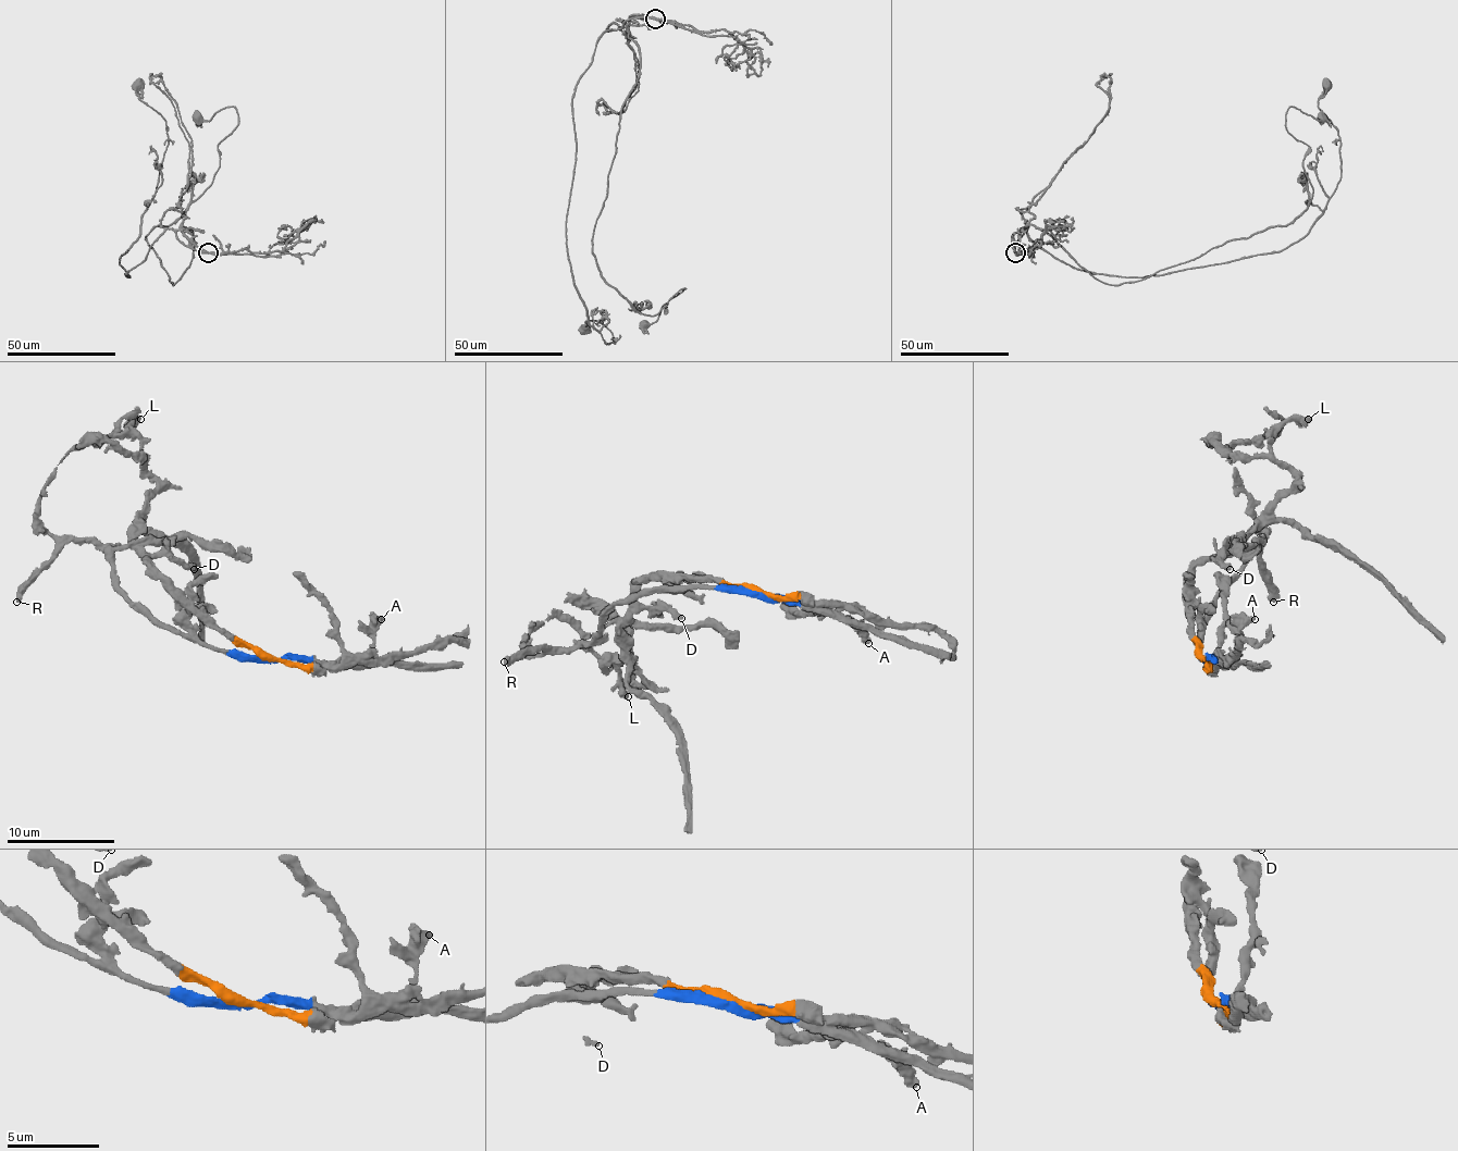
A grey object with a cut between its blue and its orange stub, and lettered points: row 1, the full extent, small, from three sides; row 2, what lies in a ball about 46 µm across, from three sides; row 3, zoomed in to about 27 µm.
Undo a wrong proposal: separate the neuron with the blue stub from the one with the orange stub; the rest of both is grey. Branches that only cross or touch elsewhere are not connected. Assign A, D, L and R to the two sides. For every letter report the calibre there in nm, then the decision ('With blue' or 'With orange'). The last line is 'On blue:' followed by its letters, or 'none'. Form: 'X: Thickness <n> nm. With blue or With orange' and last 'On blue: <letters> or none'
A: Thickness 460 nm. With blue
D: Thickness 440 nm. With orange
L: Thickness 440 nm. With orange
R: Thickness 480 nm. With blue
On blue: A, R

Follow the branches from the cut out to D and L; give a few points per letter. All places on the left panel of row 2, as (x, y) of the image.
D: (271, 659), (238, 645), (219, 632), (151, 564), (151, 556), (176, 556), (195, 569)
L: (271, 659), (219, 632), (135, 543), (135, 516), (157, 483), (144, 469), (133, 421), (140, 418)

